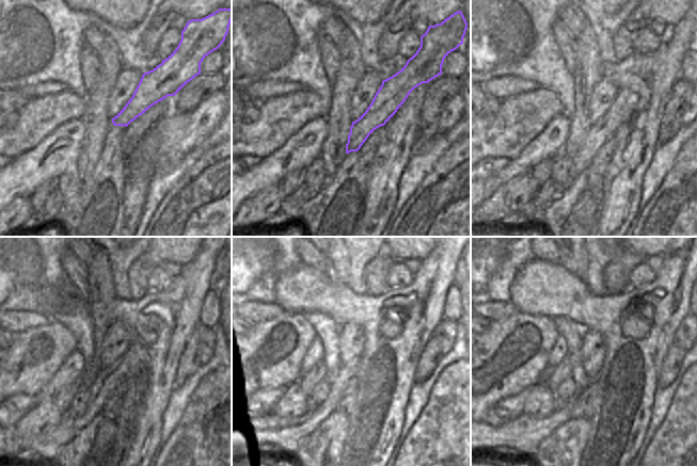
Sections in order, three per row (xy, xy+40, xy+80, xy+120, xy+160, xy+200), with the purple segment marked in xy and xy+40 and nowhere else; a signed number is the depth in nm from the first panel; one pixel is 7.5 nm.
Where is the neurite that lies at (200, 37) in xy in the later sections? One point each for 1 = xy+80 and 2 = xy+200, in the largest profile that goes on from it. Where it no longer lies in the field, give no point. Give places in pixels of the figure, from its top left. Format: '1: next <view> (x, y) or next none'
1: next xy+80 (621, 110)
2: next xy+200 (522, 435)

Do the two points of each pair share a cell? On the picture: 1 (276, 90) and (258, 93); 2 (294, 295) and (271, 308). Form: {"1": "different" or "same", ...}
{"1": "same", "2": "different"}

